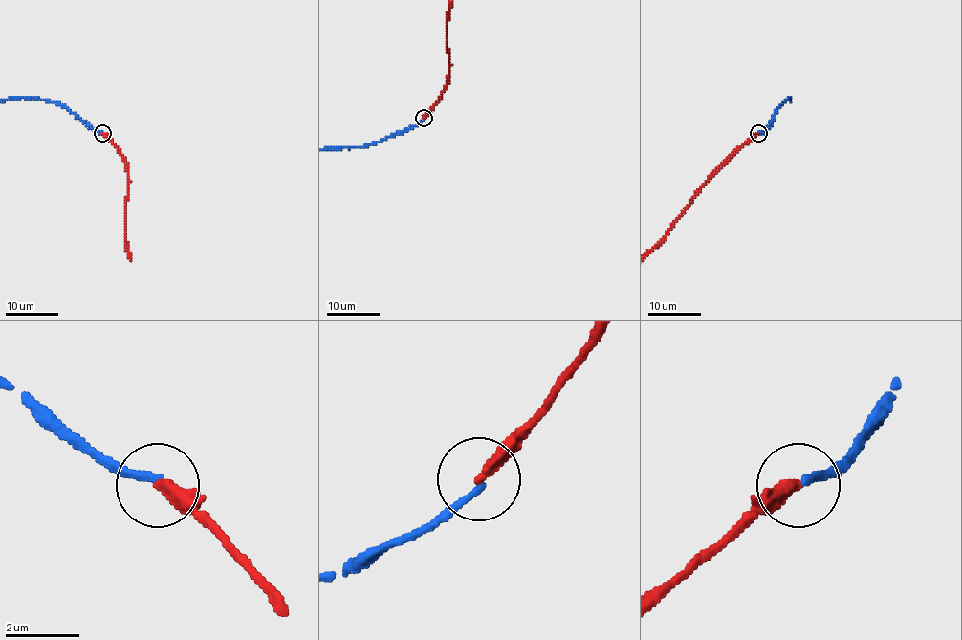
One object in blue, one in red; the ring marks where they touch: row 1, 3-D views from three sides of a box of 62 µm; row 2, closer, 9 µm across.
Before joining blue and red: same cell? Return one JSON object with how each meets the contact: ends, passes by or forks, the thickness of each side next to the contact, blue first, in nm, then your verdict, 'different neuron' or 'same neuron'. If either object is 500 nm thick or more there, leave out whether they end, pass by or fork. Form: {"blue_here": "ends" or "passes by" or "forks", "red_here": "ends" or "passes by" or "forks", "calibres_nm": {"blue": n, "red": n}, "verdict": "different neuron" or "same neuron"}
{"blue_here": "ends", "red_here": "ends", "calibres_nm": {"blue": 180, "red": 340}, "verdict": "different neuron"}

